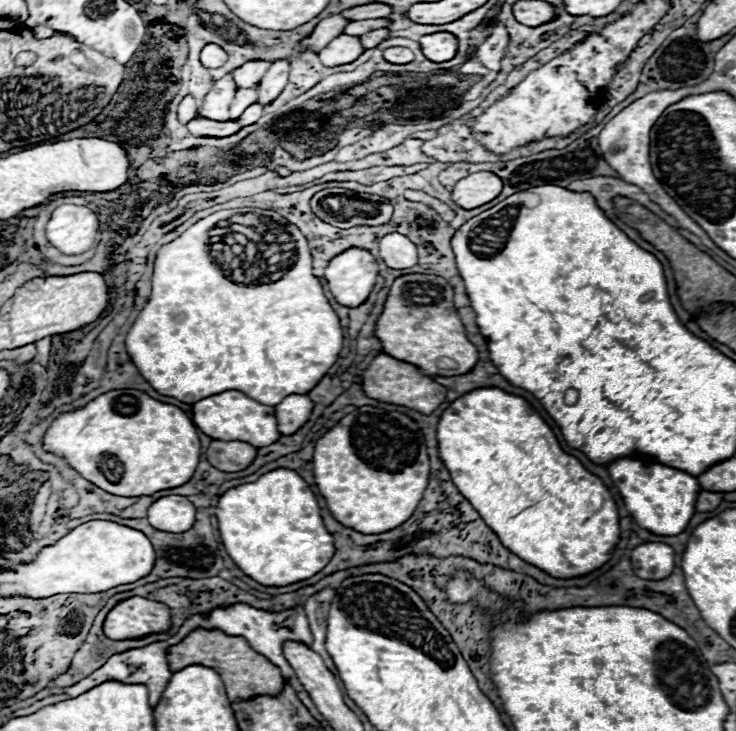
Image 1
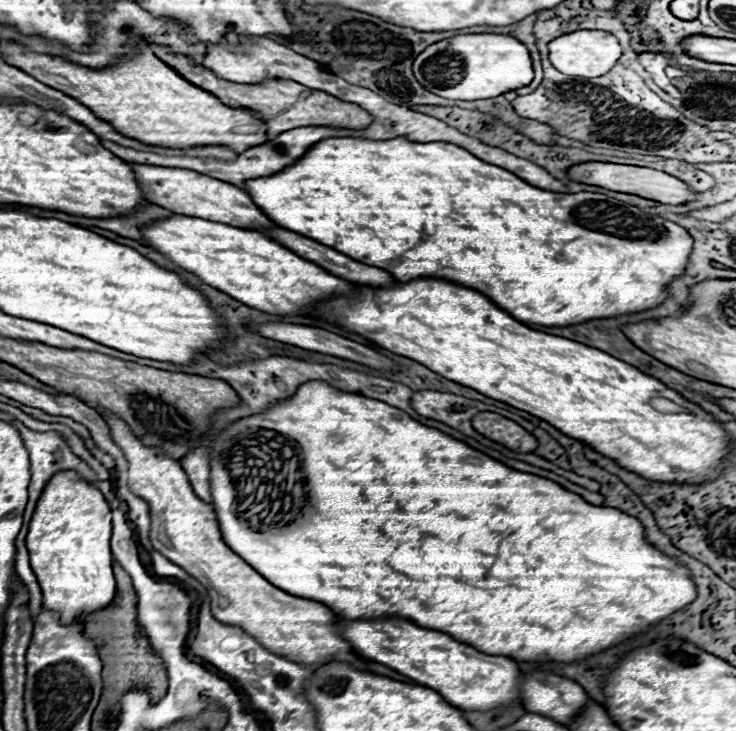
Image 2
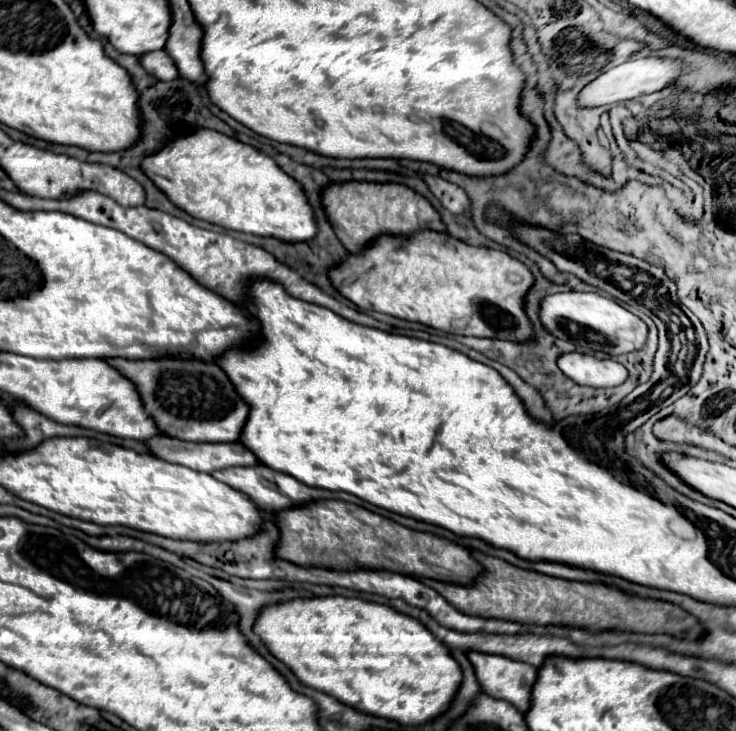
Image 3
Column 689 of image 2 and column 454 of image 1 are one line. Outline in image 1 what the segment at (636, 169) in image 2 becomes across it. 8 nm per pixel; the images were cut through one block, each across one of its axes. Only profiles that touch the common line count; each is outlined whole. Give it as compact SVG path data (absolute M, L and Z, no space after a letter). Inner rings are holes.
M474 172L458 180L452 188L452 200L466 210L494 200L502 190L502 180L490 172Z

